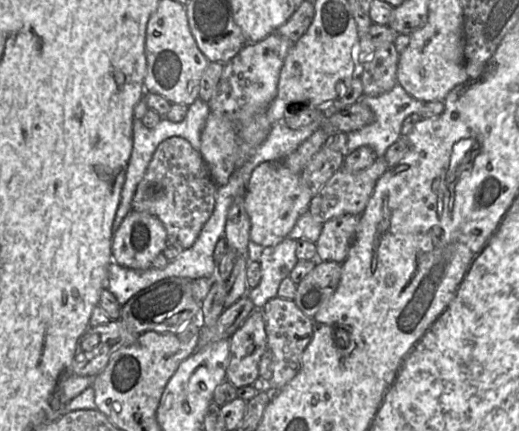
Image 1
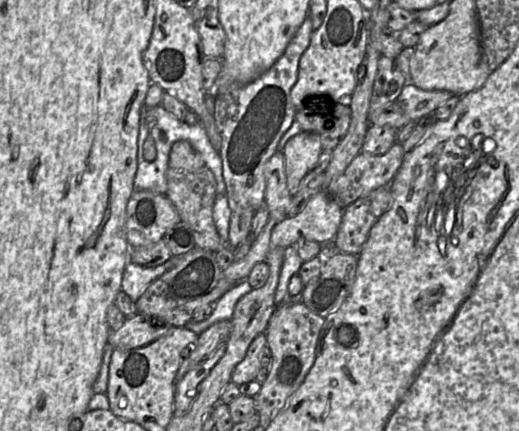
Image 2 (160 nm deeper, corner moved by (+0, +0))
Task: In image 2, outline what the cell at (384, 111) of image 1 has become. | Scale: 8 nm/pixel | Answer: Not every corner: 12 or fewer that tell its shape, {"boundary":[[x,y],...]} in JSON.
{"boundary":[[405,83],[396,101],[409,121],[427,116],[455,95]]}

